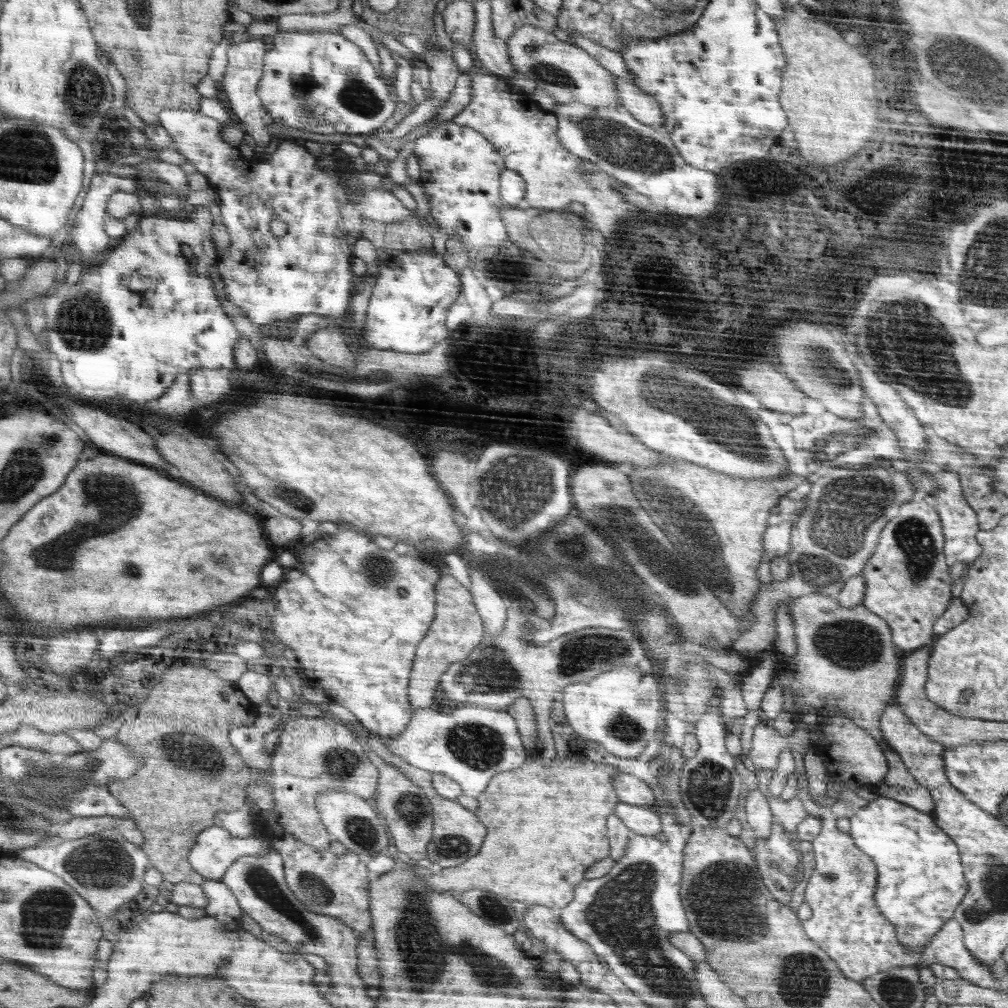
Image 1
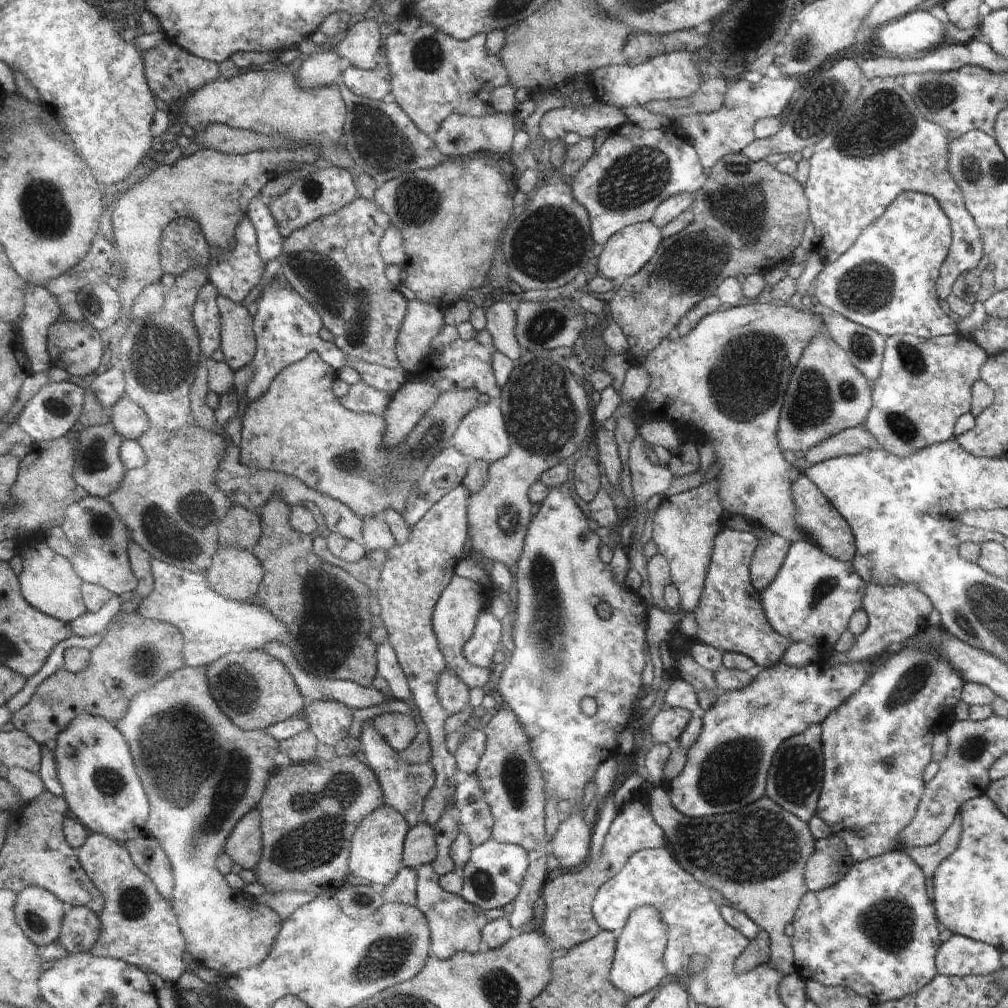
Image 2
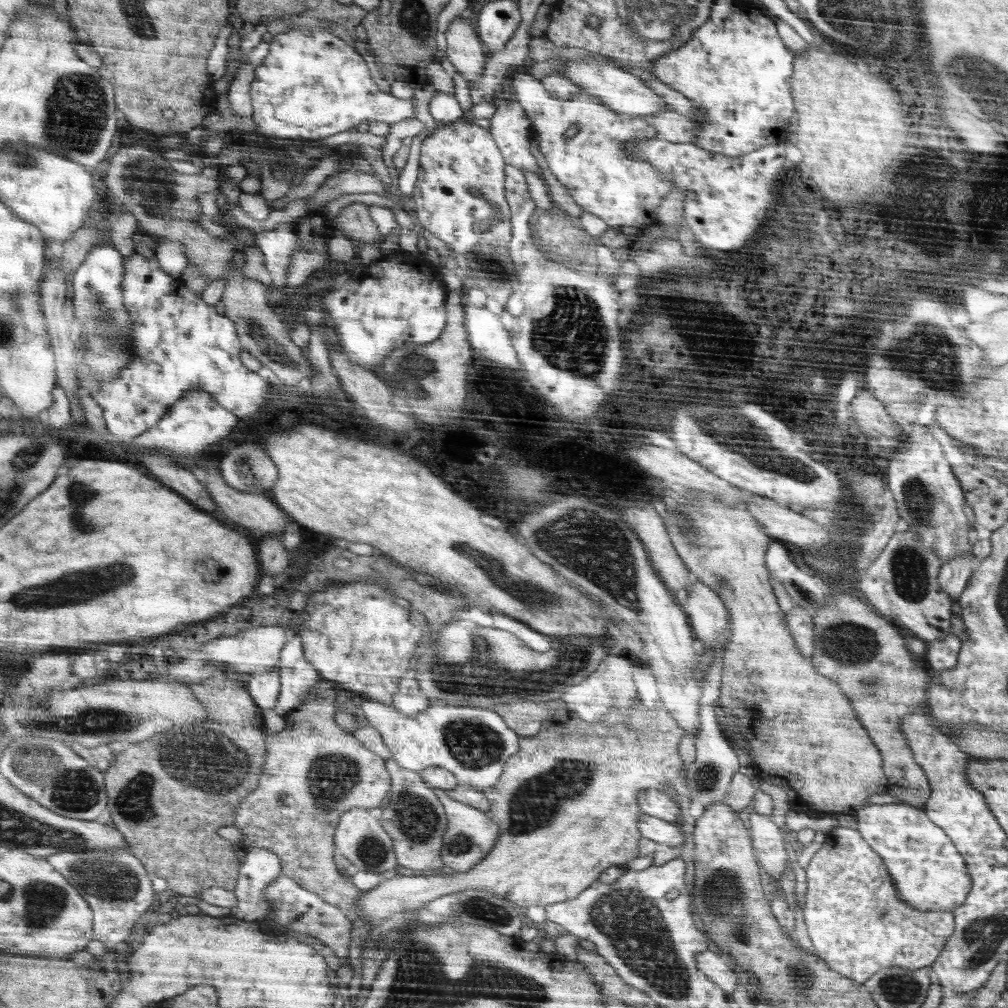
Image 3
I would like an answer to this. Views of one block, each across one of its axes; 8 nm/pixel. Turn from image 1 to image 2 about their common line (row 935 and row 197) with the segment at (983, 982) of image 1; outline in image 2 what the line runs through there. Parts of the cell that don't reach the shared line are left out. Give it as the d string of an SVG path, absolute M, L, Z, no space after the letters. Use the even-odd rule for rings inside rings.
M872 78L866 82L866 88L862 88L862 100L858 100L850 112L846 111L833 131L812 147L813 154L808 161L809 175L805 183L809 208L812 210L812 226L816 230L811 250L824 263L834 262L857 242L864 226L870 226L902 192L914 191L935 196L941 207L946 208L946 216L954 220L954 252L950 252L950 260L942 264L940 278L937 280L937 290L944 300L951 295L952 285L962 272L983 265L985 242L981 228L966 208L964 194L949 168L949 132L946 132L944 126L927 120L912 100L913 97L908 96L899 78Z

